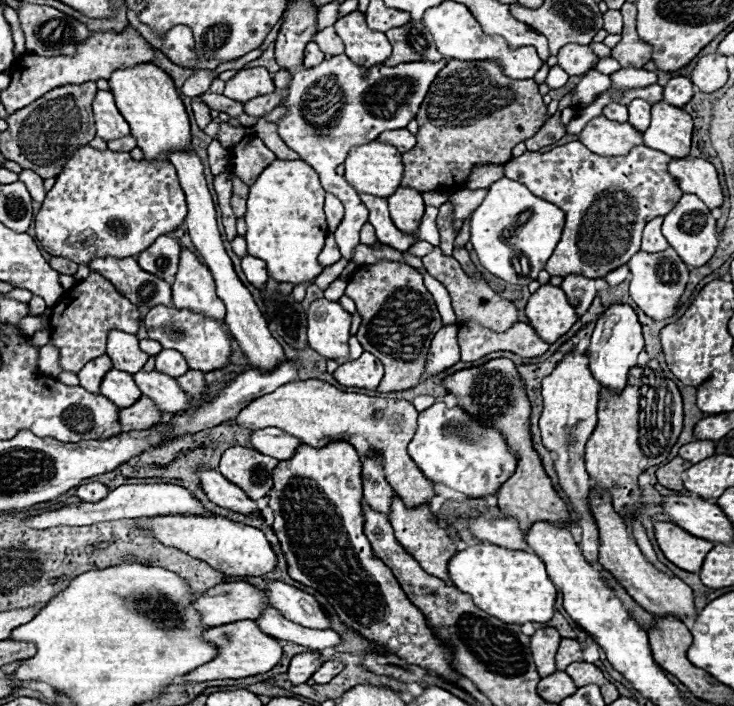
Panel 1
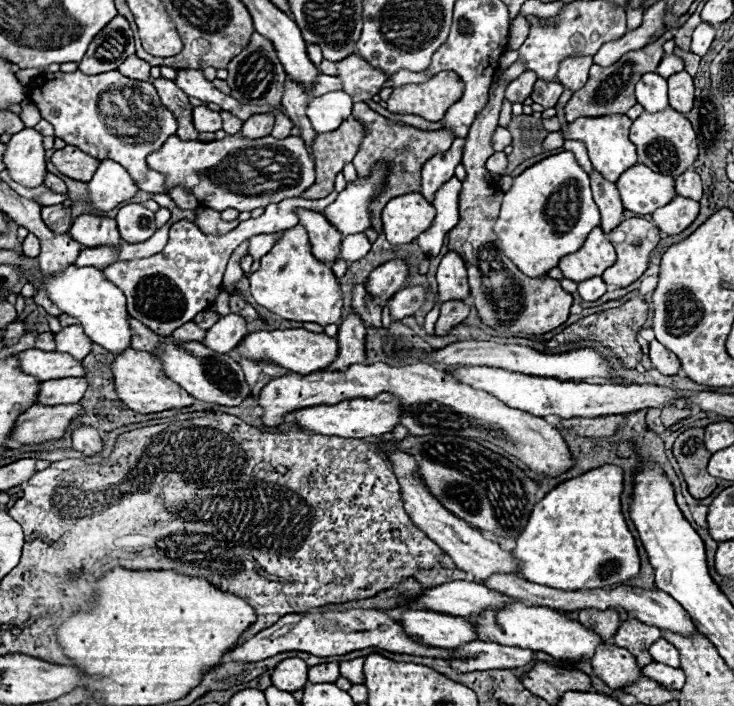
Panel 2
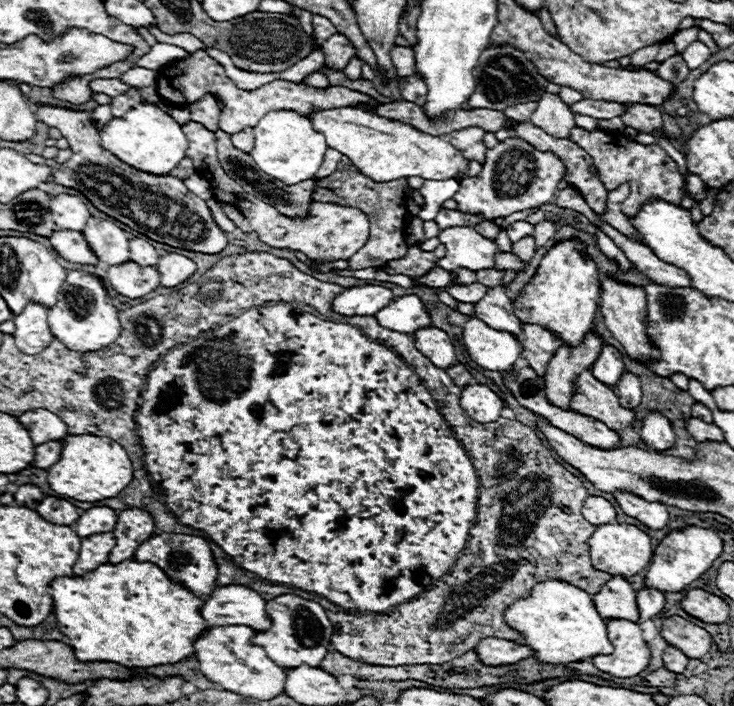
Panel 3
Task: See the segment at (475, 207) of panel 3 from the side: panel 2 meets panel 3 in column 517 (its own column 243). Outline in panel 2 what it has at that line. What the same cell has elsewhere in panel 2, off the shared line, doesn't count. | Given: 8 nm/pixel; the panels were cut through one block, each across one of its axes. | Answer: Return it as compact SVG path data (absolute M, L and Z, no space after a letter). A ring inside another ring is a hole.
M176 134L164 142L164 146L146 158L148 166L166 178L166 192L176 186L190 190L198 202L212 210L236 208L238 212L250 212L254 208L266 208L272 202L286 198L298 198L314 184L314 162L298 136L288 138L238 138L228 136L224 140L200 142L180 140Z

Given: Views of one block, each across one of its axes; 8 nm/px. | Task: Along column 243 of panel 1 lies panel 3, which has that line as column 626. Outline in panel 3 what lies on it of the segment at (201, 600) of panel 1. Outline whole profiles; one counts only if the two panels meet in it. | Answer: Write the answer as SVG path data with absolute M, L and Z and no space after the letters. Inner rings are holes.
M614 576L610 582L606 582L602 586L602 590L598 594L594 594L592 598L596 602L596 610L600 610L600 616L604 620L608 620L608 618L624 618L624 620L632 620L632 622L640 620L636 592L620 576Z

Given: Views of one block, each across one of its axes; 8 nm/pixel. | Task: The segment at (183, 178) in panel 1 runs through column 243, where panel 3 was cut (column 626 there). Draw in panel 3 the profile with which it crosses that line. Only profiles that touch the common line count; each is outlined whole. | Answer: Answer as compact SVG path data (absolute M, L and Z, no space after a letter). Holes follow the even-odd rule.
M604 276L600 280L600 312L604 316L604 322L608 330L614 334L614 338L624 346L630 358L642 362L646 356L658 358L660 352L654 350L648 342L646 336L646 292L642 286L632 286L632 284L622 284L612 276Z

